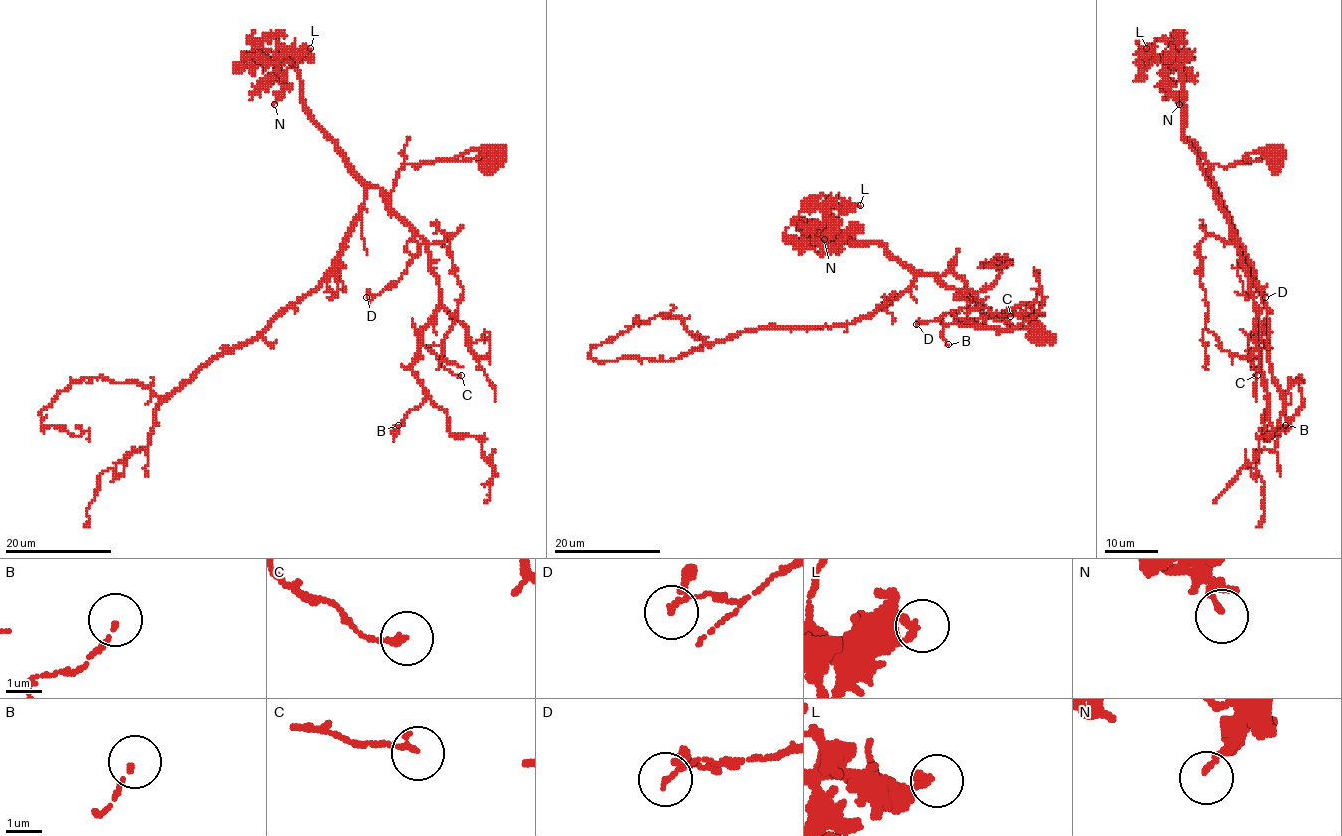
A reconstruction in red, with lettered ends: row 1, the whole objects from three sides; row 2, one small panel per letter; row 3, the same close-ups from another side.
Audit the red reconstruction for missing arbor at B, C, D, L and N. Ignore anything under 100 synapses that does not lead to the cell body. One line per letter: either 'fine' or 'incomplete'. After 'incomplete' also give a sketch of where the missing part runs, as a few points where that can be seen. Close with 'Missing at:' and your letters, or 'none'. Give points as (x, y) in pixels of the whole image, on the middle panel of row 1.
B: fine
C: fine
D: fine
L: fine
N: fine
Missing at: none

